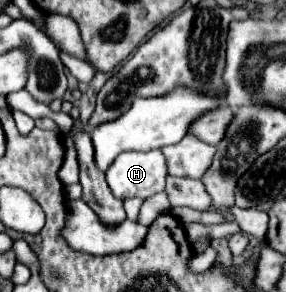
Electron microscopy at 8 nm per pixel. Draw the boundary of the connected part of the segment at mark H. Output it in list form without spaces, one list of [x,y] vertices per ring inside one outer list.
[[[160,150],[122,152],[106,172],[106,182],[112,194],[120,200],[150,198],[164,190],[166,160]]]

